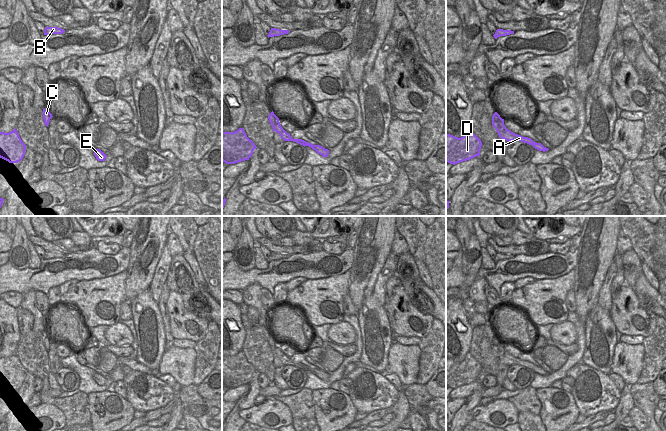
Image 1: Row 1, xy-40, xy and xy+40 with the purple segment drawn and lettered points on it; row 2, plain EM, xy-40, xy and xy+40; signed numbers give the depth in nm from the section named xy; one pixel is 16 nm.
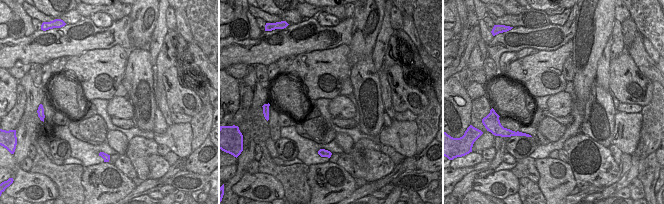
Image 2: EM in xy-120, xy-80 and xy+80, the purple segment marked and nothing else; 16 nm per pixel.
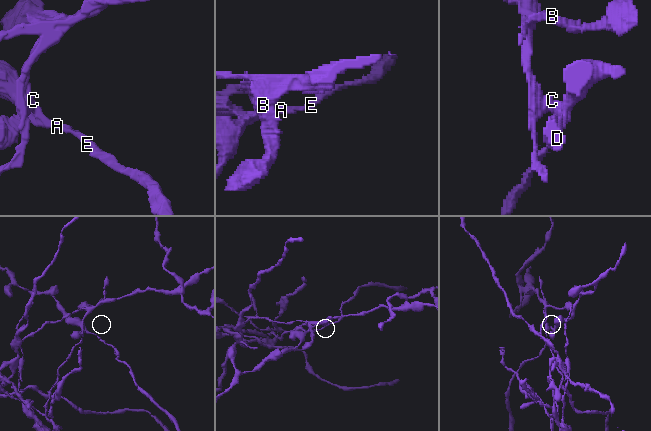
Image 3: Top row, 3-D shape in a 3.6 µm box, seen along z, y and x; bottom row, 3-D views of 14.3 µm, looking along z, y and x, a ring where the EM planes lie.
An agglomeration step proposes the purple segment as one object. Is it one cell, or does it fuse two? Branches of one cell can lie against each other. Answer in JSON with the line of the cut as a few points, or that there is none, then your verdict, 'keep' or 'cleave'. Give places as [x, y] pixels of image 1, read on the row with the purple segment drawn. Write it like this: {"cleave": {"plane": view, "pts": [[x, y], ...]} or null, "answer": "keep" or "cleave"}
{"cleave": {"plane": "xy+40", "pts": [[501, 118], [497, 121], [492, 121]]}, "answer": "cleave"}

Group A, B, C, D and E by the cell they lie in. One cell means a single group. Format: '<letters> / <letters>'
A D E / B C

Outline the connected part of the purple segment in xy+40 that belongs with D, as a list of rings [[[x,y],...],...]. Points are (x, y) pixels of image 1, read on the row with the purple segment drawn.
[[[470,129],[461,138],[446,134],[446,161],[455,165],[476,156],[480,157],[481,146],[481,140]]]

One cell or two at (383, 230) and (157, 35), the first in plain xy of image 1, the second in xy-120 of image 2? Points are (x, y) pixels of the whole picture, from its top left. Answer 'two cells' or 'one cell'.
two cells

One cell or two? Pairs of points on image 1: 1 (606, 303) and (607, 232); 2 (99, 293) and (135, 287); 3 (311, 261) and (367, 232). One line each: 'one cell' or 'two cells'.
1: two cells
2: two cells
3: two cells

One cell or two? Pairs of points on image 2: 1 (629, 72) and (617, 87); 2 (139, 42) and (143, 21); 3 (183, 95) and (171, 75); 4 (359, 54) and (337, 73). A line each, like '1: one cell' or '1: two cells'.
1: one cell
2: one cell
3: one cell
4: two cells

